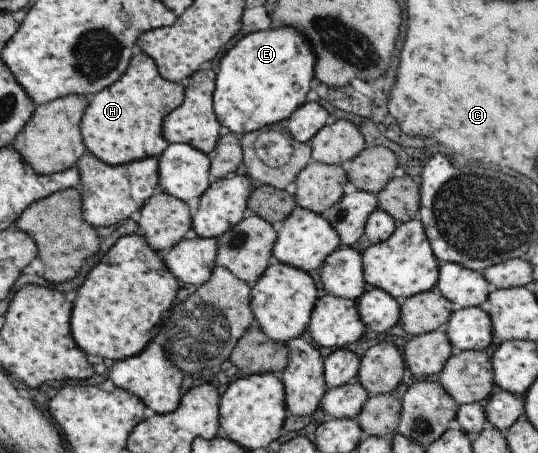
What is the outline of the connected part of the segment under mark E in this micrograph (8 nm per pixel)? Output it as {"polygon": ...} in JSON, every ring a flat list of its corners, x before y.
{"polygon":[[291,27,253,32,231,46,216,70,216,86,212,106,217,121,232,134,241,137,265,126,280,126,289,116,305,103,305,97,315,84,315,56,305,38]]}

